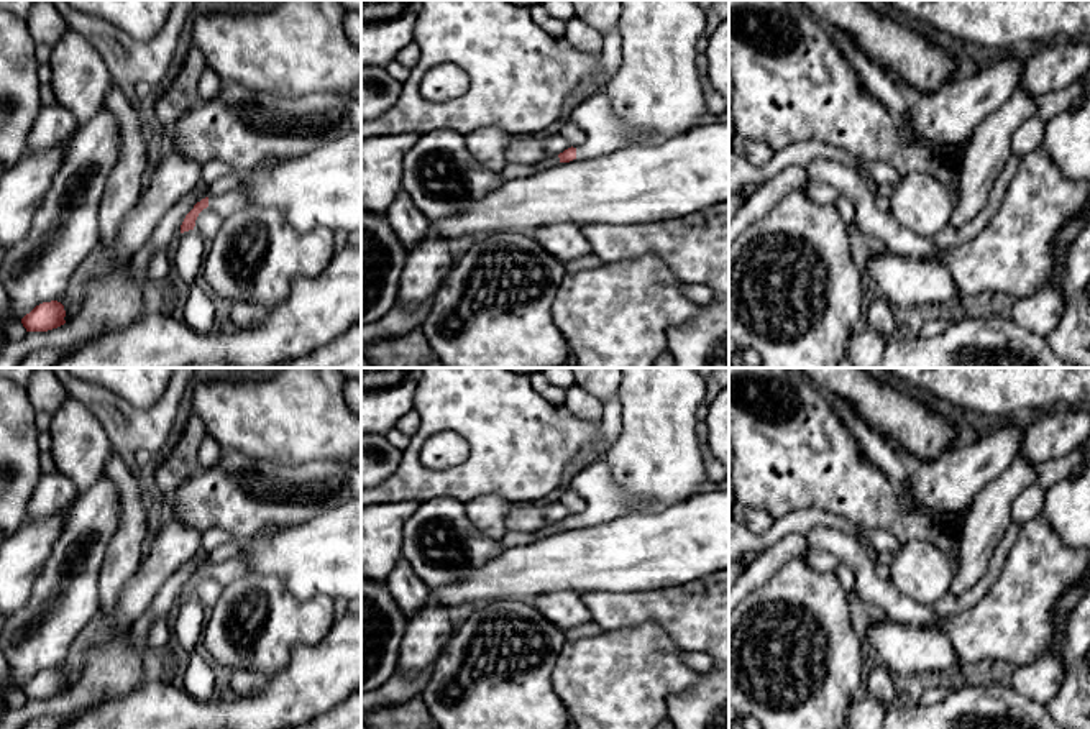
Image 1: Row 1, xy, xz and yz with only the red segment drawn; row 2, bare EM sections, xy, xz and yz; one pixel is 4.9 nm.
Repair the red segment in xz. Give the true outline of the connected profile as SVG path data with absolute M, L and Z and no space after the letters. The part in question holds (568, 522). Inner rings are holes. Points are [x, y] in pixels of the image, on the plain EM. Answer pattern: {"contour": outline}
{"contour": "M604 458L583 468L573 478L570 488L586 501L586 509L578 516L571 514L560 520L560 530L611 522L621 516L625 516L634 504L634 497L627 496L612 481L609 465Z"}

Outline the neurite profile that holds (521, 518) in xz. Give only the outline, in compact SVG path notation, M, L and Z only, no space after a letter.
M511 504L506 514L507 530L537 534L545 522L545 509L532 504Z

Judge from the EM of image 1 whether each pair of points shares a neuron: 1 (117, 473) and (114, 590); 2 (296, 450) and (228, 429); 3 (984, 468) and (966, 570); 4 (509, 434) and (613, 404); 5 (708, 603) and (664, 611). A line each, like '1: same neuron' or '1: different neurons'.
1: same neuron
2: same neuron
3: different neurons
4: different neurons
5: same neuron

